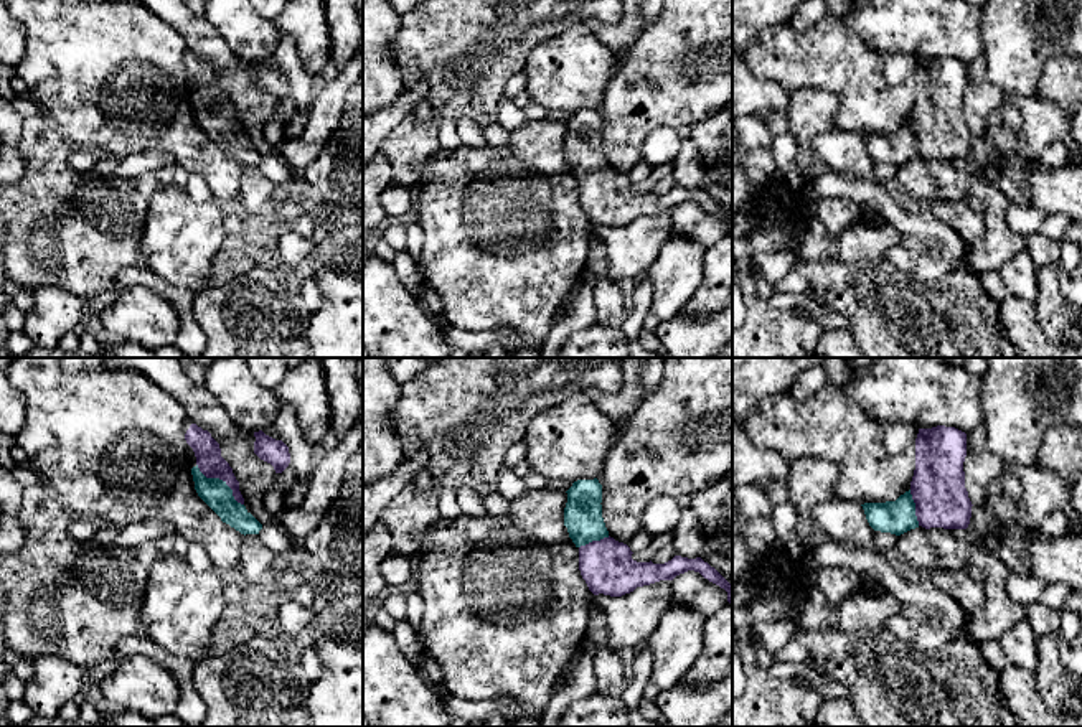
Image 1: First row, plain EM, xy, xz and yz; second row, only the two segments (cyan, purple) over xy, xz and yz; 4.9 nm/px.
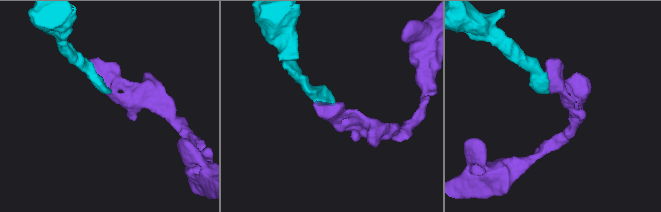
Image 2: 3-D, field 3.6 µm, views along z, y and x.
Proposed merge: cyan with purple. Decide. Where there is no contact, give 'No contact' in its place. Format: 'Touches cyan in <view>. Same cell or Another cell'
Touches cyan in xy. Same cell

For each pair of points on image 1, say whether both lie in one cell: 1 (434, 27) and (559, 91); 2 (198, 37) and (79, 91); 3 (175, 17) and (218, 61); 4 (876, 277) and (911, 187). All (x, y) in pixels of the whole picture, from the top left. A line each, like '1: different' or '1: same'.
1: different
2: different
3: same
4: different

